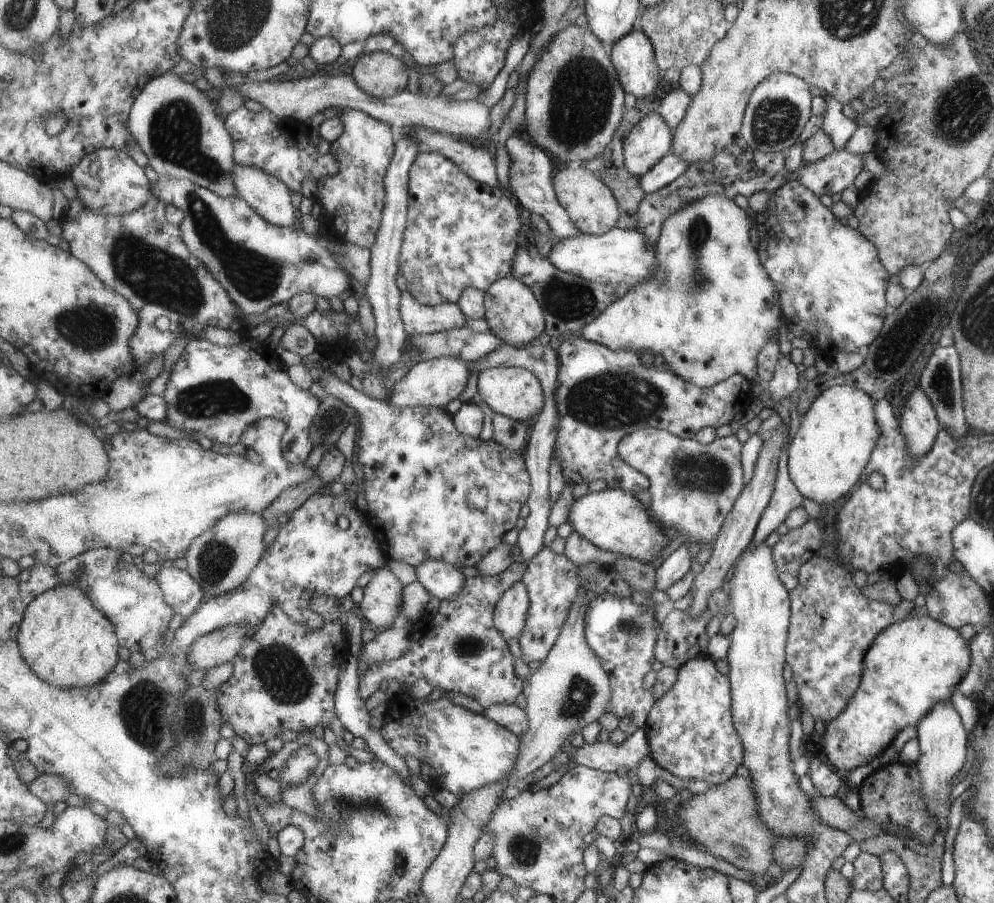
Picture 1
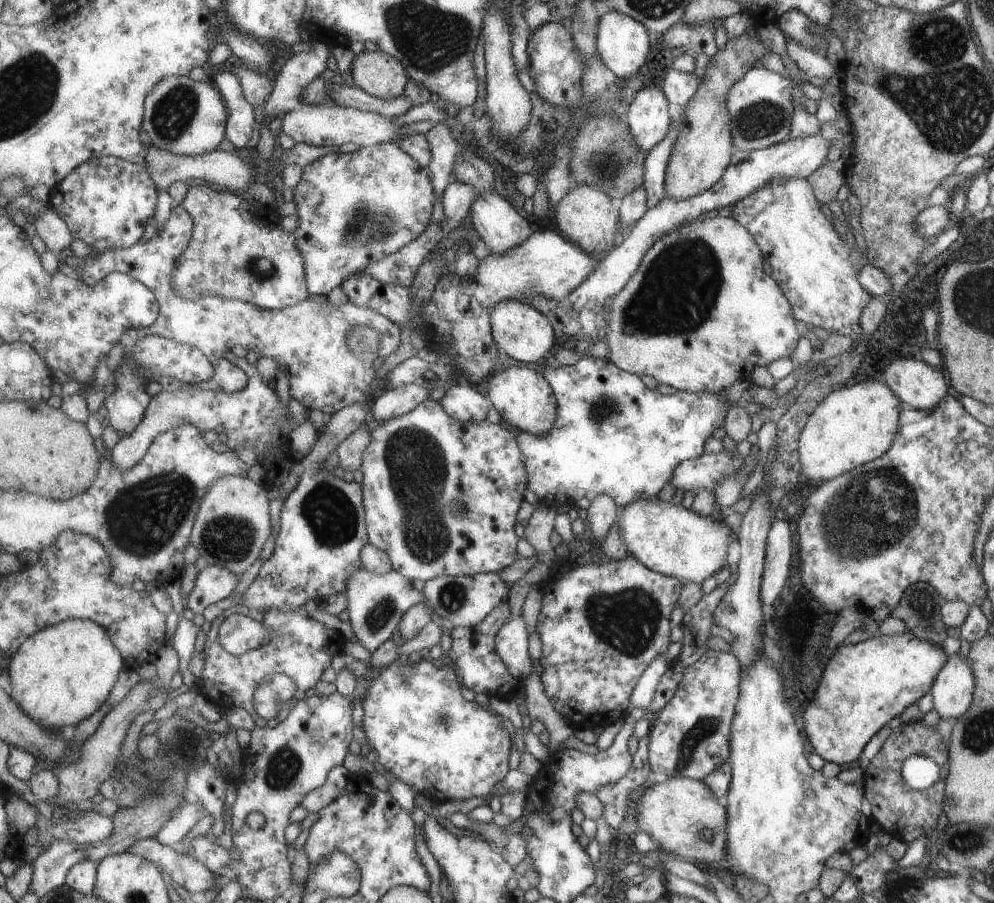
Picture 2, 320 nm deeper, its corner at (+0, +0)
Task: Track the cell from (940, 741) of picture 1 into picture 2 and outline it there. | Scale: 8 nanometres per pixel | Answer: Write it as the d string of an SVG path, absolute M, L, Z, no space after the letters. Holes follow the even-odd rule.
M958 653L948 656L948 662L937 674L929 690L933 708L939 720L953 722L961 718L972 704L975 676L971 664Z

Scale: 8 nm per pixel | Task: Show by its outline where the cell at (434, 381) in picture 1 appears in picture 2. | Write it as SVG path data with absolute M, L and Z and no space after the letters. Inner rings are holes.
M403 384L398 388L384 388L372 400L372 421L385 422L416 409L429 397L430 389L417 384Z

